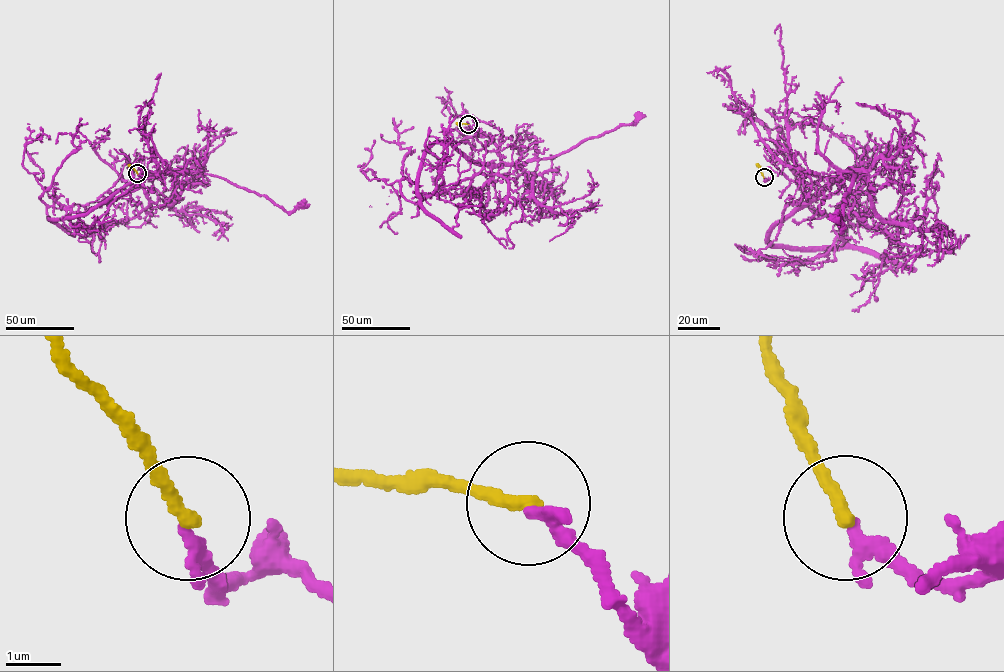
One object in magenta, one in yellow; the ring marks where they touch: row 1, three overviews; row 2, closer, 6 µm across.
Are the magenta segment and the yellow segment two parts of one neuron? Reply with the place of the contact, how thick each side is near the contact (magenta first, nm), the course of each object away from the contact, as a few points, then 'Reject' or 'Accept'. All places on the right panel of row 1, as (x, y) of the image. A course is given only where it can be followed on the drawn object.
Place: (764, 177). Thickness 180 nm (magenta) against 240 nm. Course of magenta: (764, 177), (837, 177), (842, 237), (808, 205), (782, 131), (842, 124), (839, 103). Course of yellow: (764, 177), (755, 164). Reject

